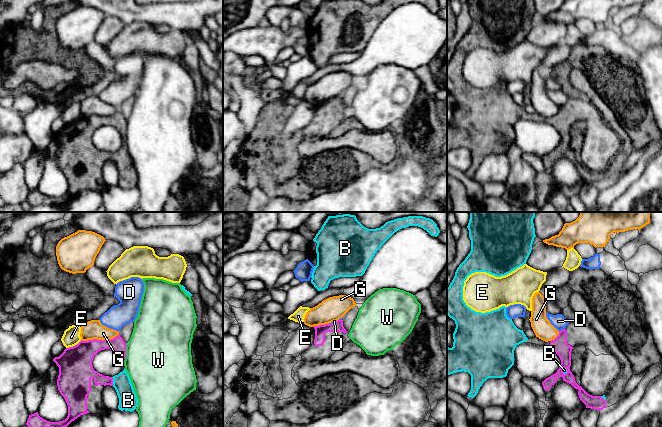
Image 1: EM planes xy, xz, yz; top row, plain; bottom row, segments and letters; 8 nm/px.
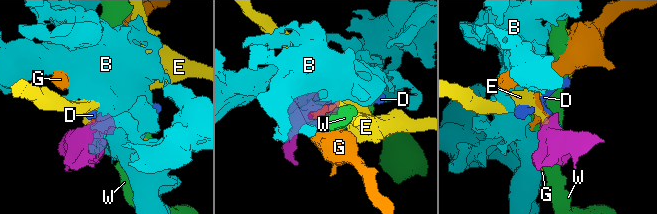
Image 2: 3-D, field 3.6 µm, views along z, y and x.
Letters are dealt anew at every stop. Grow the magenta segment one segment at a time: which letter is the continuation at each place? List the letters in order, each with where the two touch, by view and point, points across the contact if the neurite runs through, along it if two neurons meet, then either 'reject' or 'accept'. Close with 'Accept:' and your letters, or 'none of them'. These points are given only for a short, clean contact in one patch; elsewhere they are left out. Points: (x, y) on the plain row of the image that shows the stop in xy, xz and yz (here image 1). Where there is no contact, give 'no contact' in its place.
B: contact xy (112, 157); accept
D: contact yz (561, 106); border yz (564, 104), (559, 107); reject
E: contact xy (73, 122); border xy (81, 116), (66, 124); reject
G: contact xy (100, 116); border xy (119, 110), (109, 115), (81, 116); reject
W: contact xy (125, 127); border xy (126, 119), (126, 132), (124, 134); reject
Accept: B

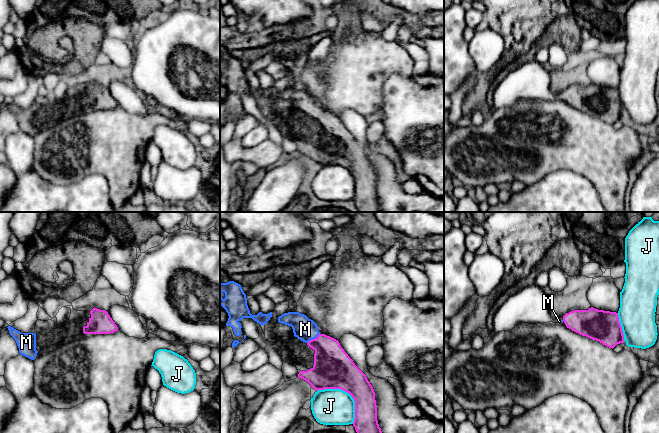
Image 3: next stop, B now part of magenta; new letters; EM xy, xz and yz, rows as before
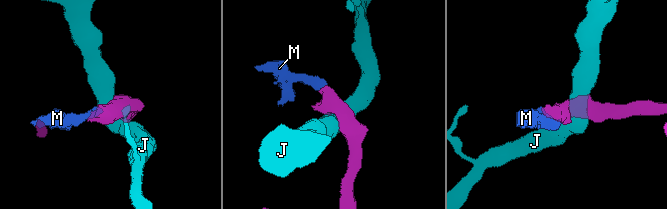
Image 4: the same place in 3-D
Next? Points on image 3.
J: contact xz (348, 168); reject
M: contact xz (313, 115); way xz (331, 139), (329, 131), (313, 115), (305, 105); accept
Accept: M

